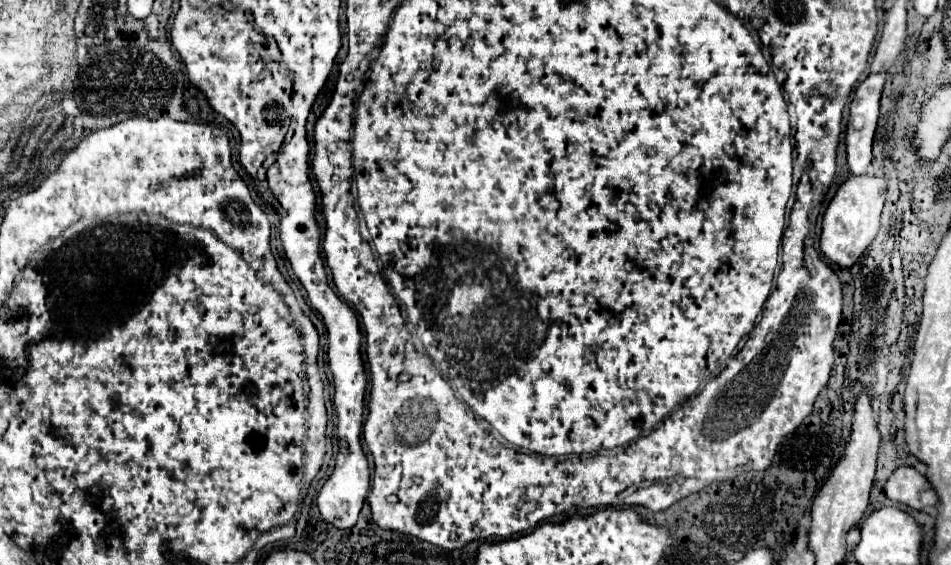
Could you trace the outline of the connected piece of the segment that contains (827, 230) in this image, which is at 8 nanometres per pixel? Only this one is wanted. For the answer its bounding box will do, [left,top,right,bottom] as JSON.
[819,174,887,268]

